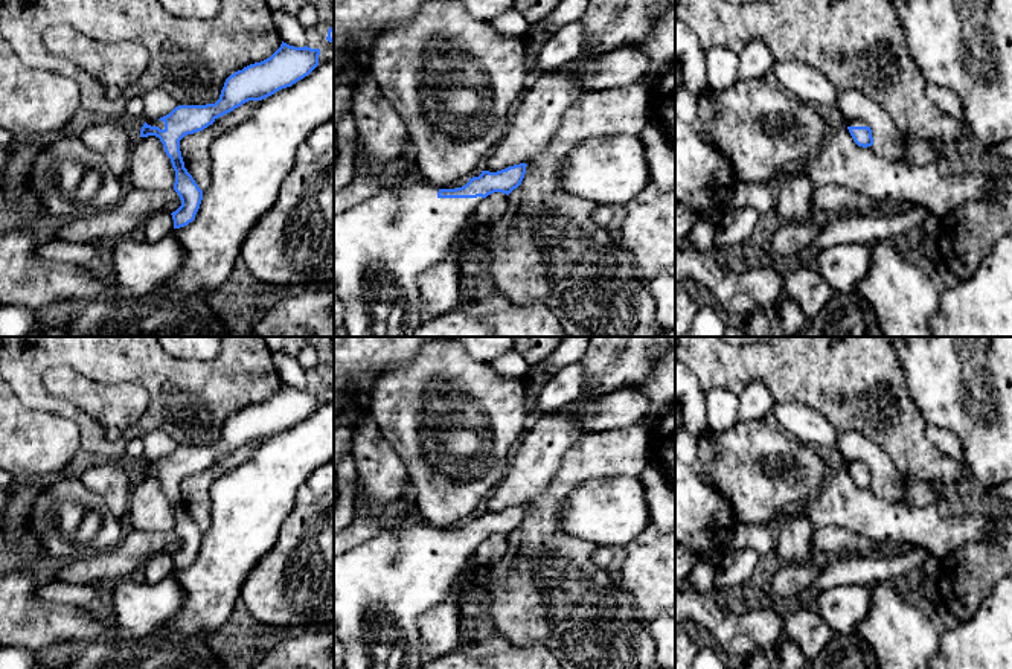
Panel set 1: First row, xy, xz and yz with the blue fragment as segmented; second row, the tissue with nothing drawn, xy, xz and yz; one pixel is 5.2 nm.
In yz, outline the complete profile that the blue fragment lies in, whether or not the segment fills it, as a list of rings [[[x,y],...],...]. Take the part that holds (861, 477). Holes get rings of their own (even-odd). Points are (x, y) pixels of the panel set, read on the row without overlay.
[[[855,460],[847,463],[846,466],[853,483],[858,488],[867,489],[873,486],[872,471],[864,462]]]

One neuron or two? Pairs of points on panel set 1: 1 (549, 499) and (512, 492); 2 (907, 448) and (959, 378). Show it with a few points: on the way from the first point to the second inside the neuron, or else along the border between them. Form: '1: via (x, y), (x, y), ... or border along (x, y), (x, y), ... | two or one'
1: border along (558, 468), (549, 485), (525, 503) | two
2: border along (910, 390), (910, 396), (927, 424) | two

